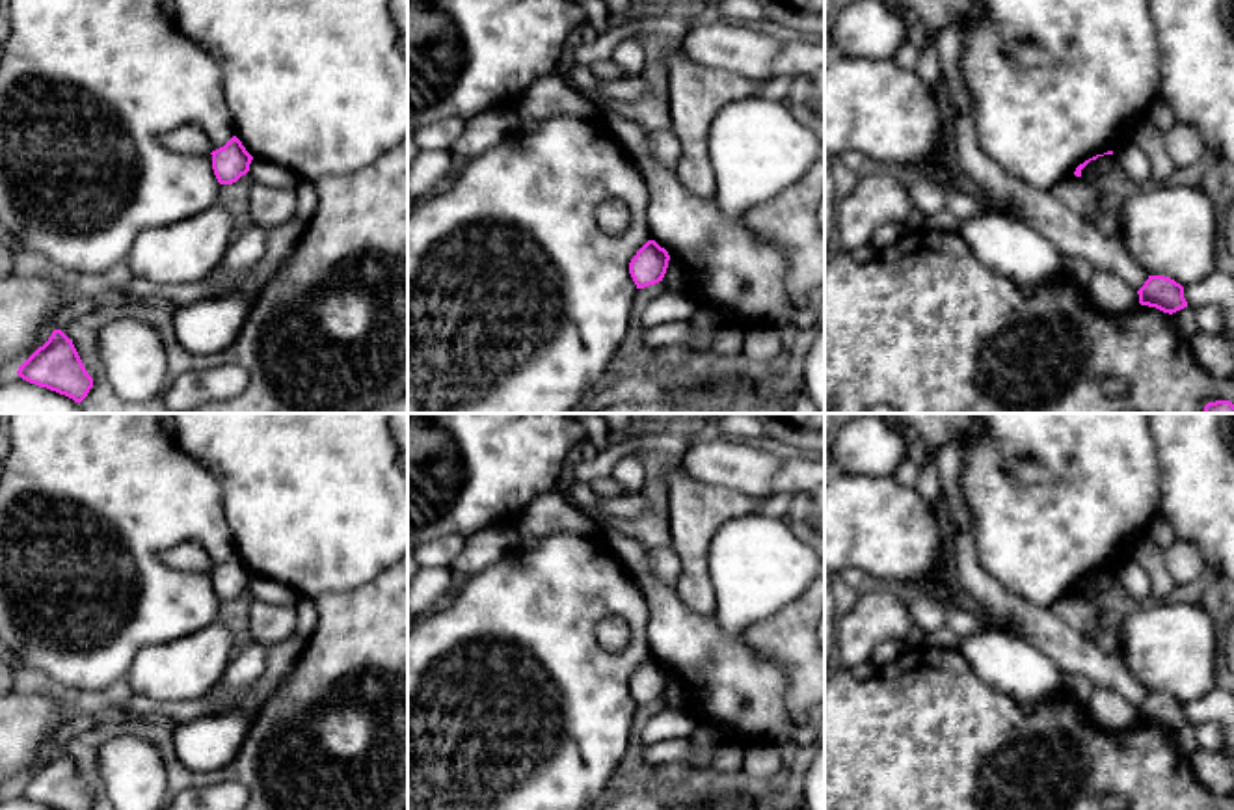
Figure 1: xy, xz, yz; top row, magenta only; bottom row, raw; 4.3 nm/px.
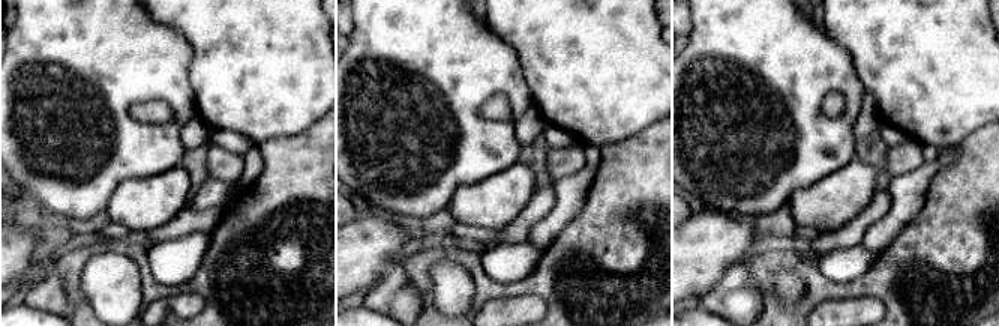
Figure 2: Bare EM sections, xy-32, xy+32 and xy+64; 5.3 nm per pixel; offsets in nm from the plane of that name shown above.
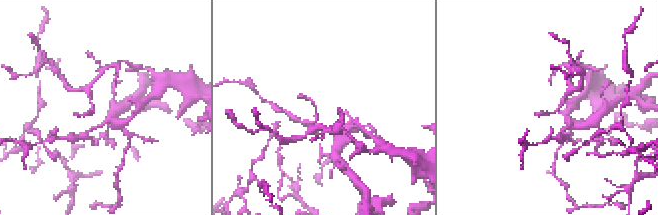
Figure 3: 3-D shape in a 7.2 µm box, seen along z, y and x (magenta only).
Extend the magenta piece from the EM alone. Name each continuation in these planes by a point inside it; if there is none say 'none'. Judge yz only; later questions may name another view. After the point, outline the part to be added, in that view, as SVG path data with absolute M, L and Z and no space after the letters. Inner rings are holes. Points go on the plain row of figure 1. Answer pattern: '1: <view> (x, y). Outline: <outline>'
none

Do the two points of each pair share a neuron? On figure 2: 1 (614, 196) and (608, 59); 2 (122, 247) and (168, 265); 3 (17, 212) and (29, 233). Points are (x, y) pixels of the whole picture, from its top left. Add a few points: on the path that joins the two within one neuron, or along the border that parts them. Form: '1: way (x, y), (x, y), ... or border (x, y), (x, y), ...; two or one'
1: border (644, 129), (600, 147); two
2: border (147, 250), (150, 274), (159, 283), (170, 286); two
3: border (30, 218), (15, 224); two

